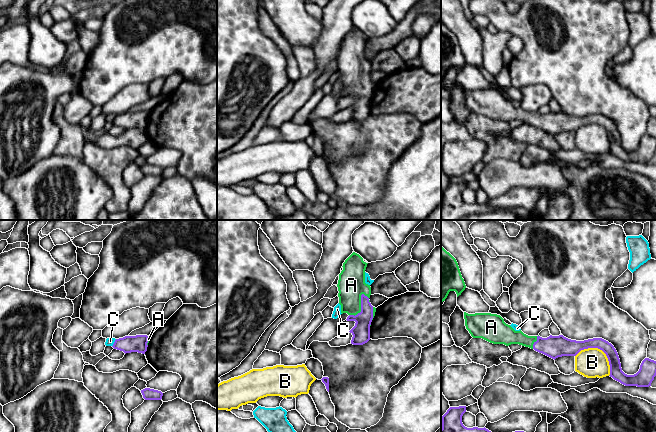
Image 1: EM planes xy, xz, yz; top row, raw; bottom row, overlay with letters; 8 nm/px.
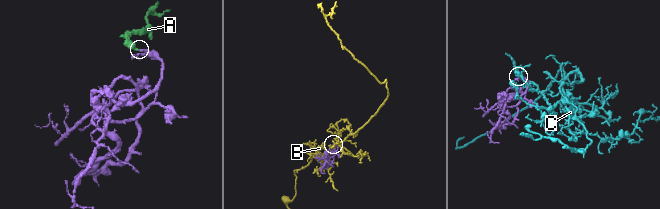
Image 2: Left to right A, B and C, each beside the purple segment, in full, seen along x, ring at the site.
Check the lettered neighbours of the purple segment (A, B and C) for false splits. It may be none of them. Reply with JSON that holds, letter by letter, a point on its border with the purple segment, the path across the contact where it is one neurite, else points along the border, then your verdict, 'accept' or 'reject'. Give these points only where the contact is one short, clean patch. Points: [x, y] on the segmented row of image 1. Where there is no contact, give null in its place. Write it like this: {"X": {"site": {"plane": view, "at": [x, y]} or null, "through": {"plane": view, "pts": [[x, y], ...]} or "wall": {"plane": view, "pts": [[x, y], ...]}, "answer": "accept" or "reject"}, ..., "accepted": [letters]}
{"A": {"site": {"plane": "xz", "at": [361, 306]}, "through": {"plane": "xz", "pts": [[361, 331], [361, 306], [354, 299], [351, 285]]}, "answer": "accept"}, "B": {"site": {"plane": "yz", "at": [600, 349]}, "answer": "reject"}, "C": {"site": {"plane": "xy", "at": [114, 343]}, "answer": "reject"}, "accepted": ["A"]}

